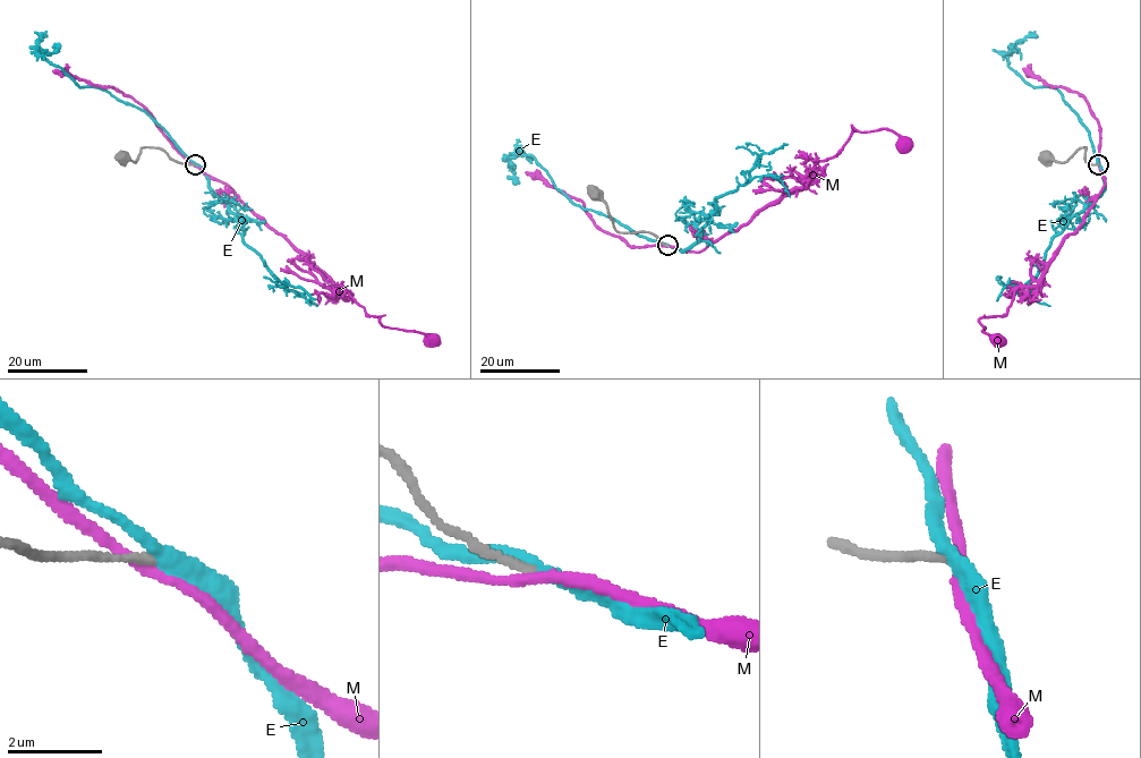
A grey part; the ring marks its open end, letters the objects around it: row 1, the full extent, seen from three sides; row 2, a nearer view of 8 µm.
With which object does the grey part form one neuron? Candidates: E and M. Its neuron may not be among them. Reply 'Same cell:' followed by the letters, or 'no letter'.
Same cell: E

